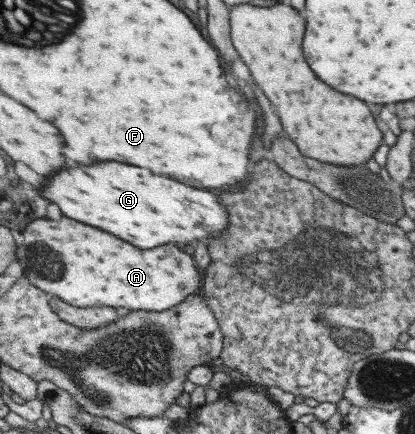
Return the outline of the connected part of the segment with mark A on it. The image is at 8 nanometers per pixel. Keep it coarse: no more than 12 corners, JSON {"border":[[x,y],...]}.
{"border":[[60,217],[21,231],[26,280],[74,307],[164,311],[200,275]]}

